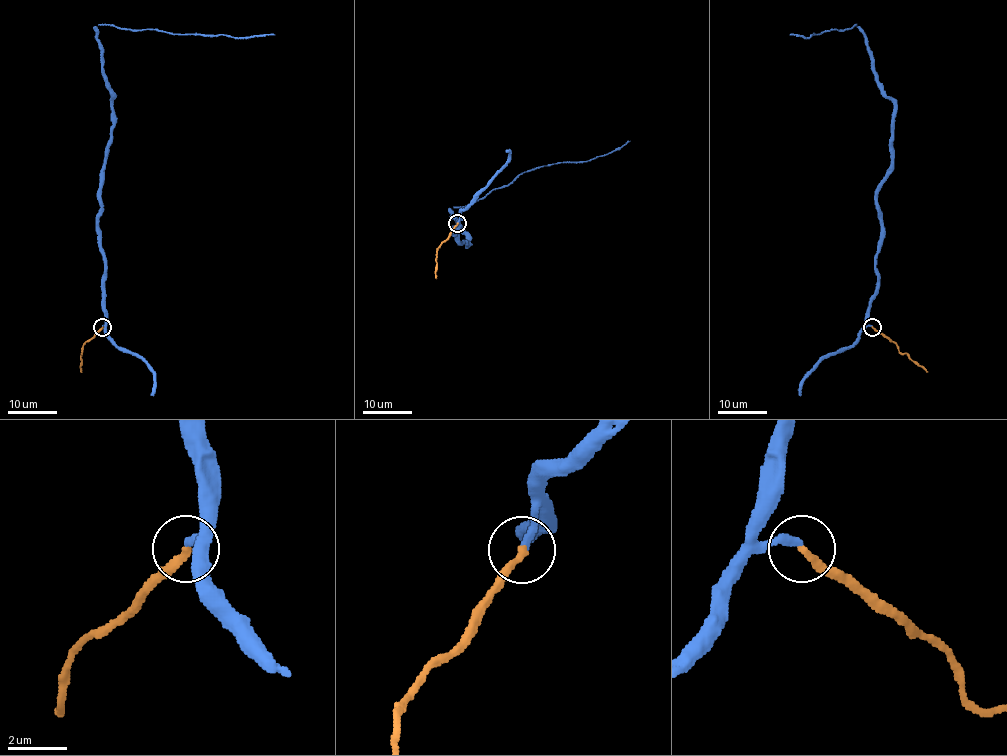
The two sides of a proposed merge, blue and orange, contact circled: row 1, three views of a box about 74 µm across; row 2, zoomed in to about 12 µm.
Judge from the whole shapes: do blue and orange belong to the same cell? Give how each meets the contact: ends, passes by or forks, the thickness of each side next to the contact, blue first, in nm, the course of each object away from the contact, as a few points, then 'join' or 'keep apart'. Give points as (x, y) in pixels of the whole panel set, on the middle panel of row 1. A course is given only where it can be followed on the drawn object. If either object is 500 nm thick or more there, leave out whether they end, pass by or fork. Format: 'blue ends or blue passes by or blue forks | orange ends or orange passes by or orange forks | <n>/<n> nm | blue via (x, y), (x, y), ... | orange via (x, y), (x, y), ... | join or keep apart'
blue ends | orange ends | 280/260 nm | blue via (457, 223), (453, 233), (468, 245), (451, 208), (467, 207), (526, 171), (594, 159), (630, 140) | orange via (457, 223), (451, 235), (437, 248), (436, 278) | join

